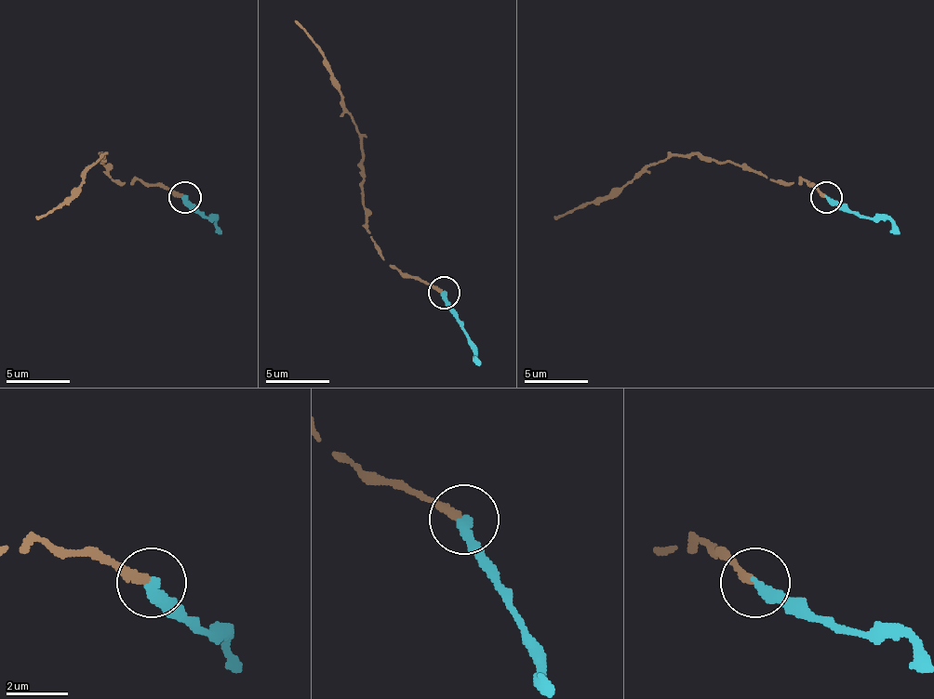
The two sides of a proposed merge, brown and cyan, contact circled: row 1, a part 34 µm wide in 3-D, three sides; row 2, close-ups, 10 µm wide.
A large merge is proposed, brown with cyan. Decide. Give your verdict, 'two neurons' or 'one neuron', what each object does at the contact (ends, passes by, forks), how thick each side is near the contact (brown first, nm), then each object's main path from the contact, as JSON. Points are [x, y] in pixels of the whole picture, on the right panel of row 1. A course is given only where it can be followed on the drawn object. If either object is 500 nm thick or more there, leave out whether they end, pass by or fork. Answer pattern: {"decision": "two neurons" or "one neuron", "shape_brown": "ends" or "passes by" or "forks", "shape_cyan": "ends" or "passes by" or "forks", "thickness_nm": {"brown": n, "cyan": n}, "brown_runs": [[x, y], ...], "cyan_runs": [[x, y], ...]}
{"decision": "one neuron", "shape_brown": "ends", "shape_cyan": "ends", "thickness_nm": {"brown": 200, "cyan": 340}, "brown_runs": [[827, 198], [814, 185], [776, 181], [740, 165], [670, 152], [603, 198], [580, 204], [554, 220]], "cyan_runs": [[827, 198], [862, 217], [885, 217], [900, 233]]}

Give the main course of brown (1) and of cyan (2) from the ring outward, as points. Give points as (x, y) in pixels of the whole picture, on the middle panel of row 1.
1: (443, 293), (420, 280), (405, 277), (381, 257), (363, 206), (363, 136), (327, 69), (321, 46), (295, 20)
2: (443, 293), (478, 366)

